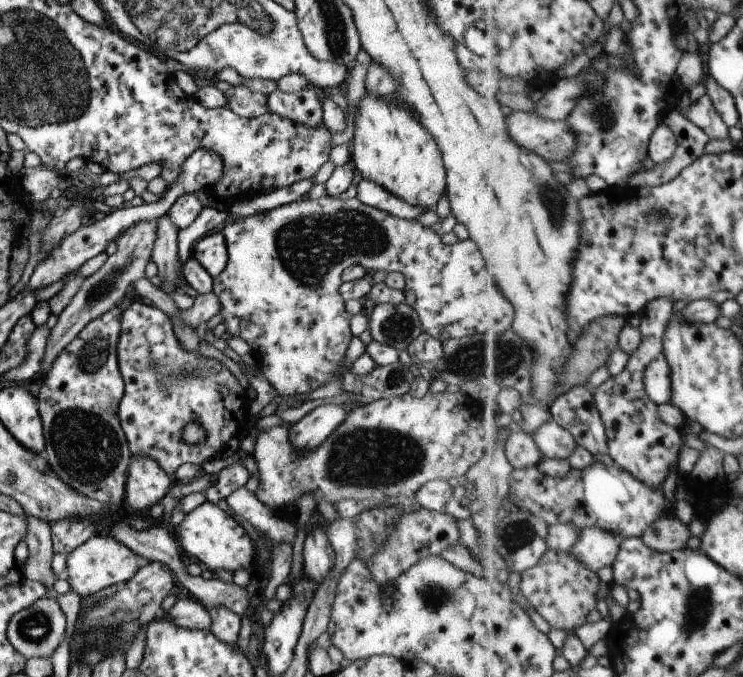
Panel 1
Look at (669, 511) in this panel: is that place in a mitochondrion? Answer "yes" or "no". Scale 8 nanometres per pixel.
no

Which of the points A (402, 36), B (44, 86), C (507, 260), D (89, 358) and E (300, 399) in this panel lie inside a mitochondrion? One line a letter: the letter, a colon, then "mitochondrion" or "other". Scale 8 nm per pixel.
A: other
B: mitochondrion
C: other
D: mitochondrion
E: other

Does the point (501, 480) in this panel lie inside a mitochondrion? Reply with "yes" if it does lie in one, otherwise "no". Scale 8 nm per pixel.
no

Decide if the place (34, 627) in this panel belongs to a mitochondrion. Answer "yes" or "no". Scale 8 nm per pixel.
yes

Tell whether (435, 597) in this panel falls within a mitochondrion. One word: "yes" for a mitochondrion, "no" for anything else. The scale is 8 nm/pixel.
yes

